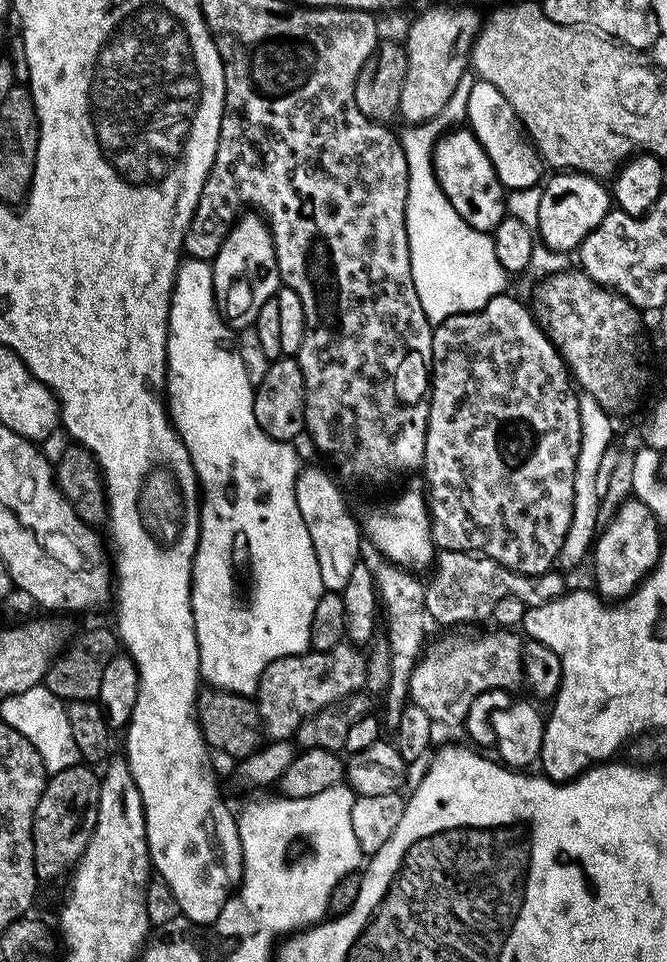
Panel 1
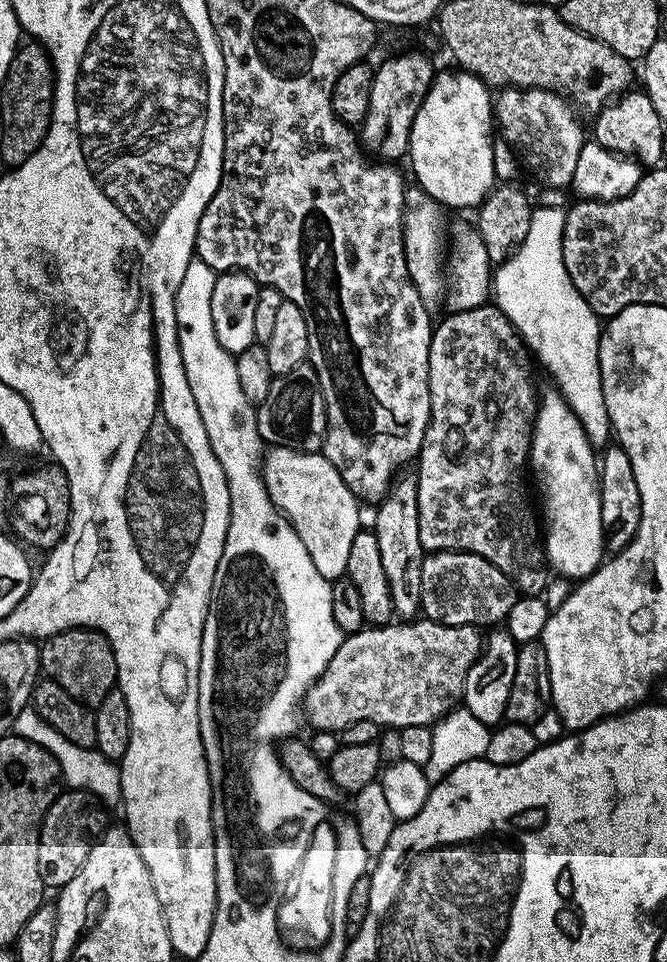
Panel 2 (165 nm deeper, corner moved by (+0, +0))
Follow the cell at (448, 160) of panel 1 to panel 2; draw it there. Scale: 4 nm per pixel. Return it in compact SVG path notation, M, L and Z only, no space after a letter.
M455 71L433 75L430 90L414 114L406 160L412 163L415 183L436 204L448 210L476 210L497 183L492 149L494 96L474 74Z

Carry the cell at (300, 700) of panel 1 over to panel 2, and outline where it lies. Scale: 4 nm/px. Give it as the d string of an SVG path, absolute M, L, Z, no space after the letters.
M423 618L411 622L393 622L383 626L365 626L341 639L334 658L316 683L308 688L302 705L303 715L321 732L341 732L350 722L374 722L385 729L435 725L464 698L464 679L480 656L482 632L477 625L446 626Z

